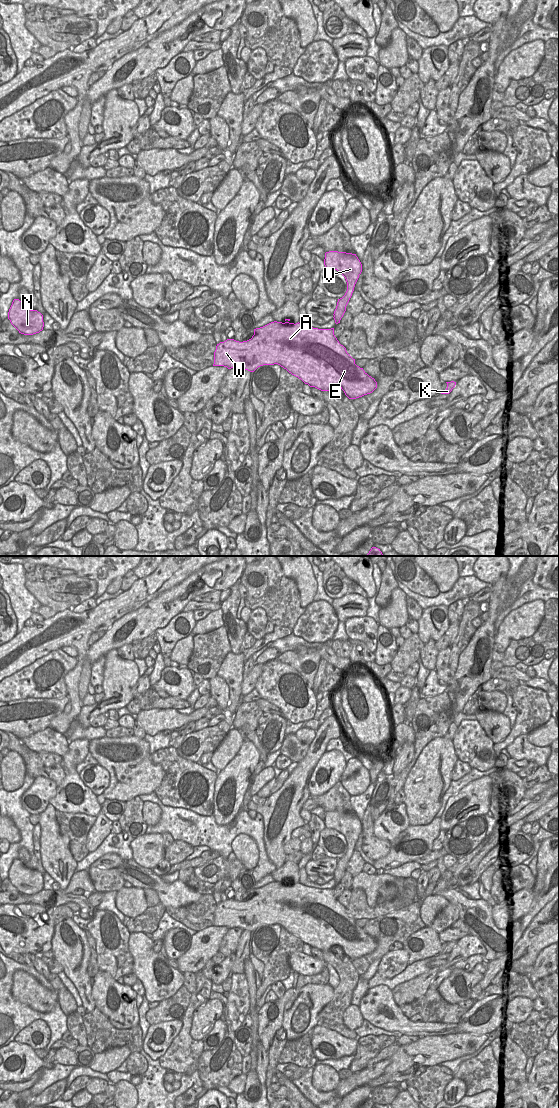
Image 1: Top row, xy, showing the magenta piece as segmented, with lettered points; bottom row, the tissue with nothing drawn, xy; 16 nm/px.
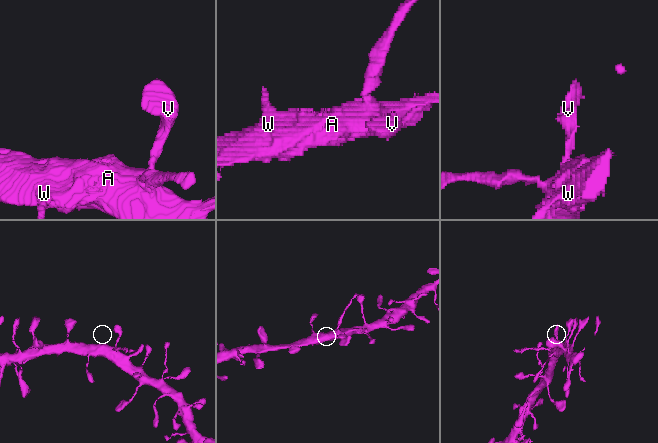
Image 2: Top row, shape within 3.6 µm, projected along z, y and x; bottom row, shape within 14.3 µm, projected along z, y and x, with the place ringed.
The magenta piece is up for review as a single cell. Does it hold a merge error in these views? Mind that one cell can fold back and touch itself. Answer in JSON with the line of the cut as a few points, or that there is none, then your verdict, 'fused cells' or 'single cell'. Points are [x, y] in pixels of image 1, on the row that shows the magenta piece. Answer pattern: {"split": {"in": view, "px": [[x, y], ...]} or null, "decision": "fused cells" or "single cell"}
{"split": null, "decision": "single cell"}

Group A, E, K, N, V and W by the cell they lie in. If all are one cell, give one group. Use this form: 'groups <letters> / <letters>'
groups A E K N V W

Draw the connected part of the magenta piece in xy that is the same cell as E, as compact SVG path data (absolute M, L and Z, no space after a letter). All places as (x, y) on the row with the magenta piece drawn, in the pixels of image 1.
M271 322L254 329L251 339L243 342L227 339L216 346L213 366L224 366L228 369L240 368L254 372L263 365L278 364L292 375L301 379L310 387L321 391L330 391L333 386L340 386L349 399L356 399L372 393L377 382L363 368L355 364L334 335L334 328L318 329L301 323Z

